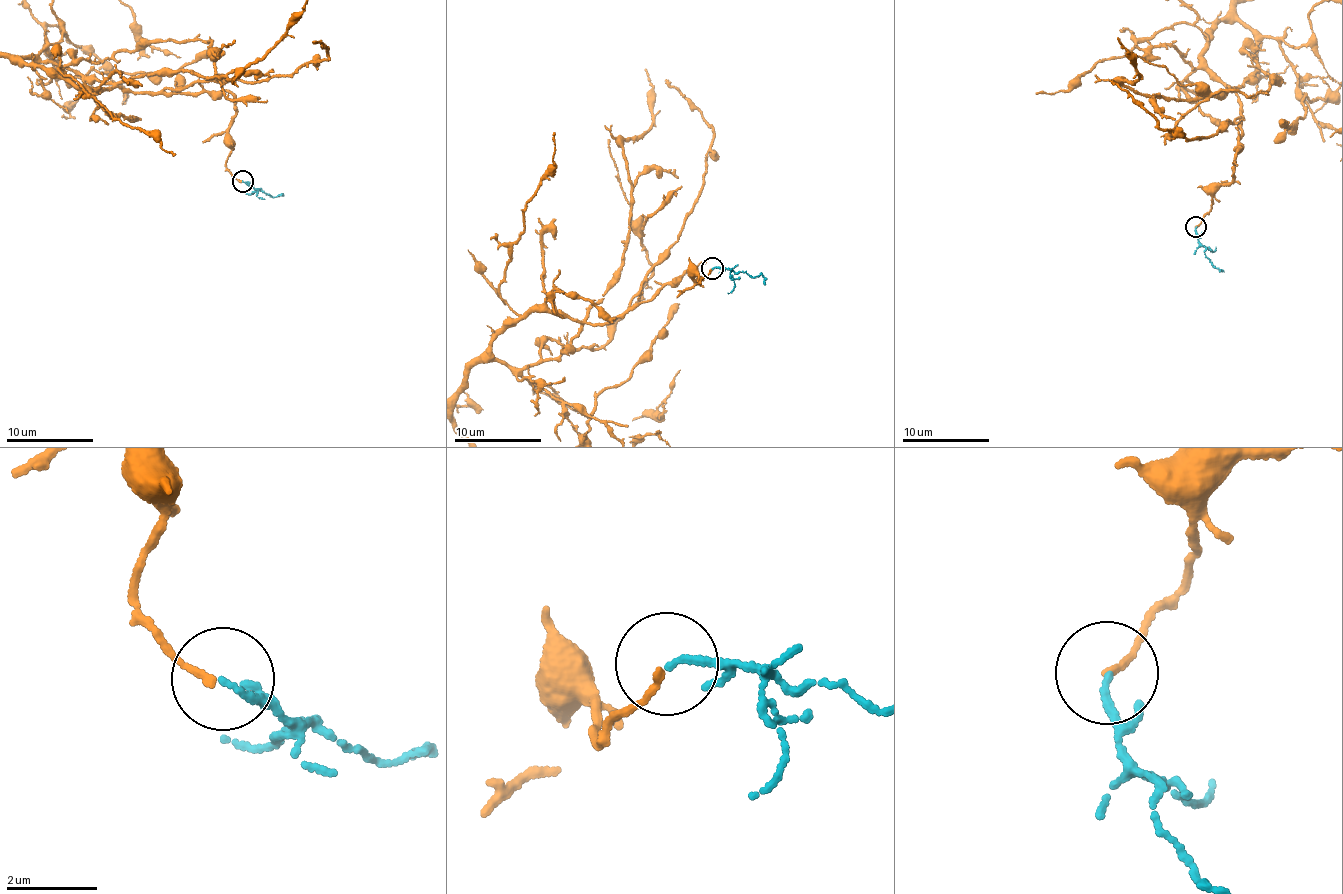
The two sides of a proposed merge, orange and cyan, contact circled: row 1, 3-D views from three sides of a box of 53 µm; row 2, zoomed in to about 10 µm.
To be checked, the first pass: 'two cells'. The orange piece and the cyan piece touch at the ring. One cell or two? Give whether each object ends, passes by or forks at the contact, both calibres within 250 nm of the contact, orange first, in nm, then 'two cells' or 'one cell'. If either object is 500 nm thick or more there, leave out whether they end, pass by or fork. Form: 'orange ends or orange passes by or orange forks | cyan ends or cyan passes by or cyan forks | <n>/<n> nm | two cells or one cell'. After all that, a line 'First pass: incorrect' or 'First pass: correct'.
orange ends | cyan ends | 130/140 nm | one cell
First pass: incorrect

